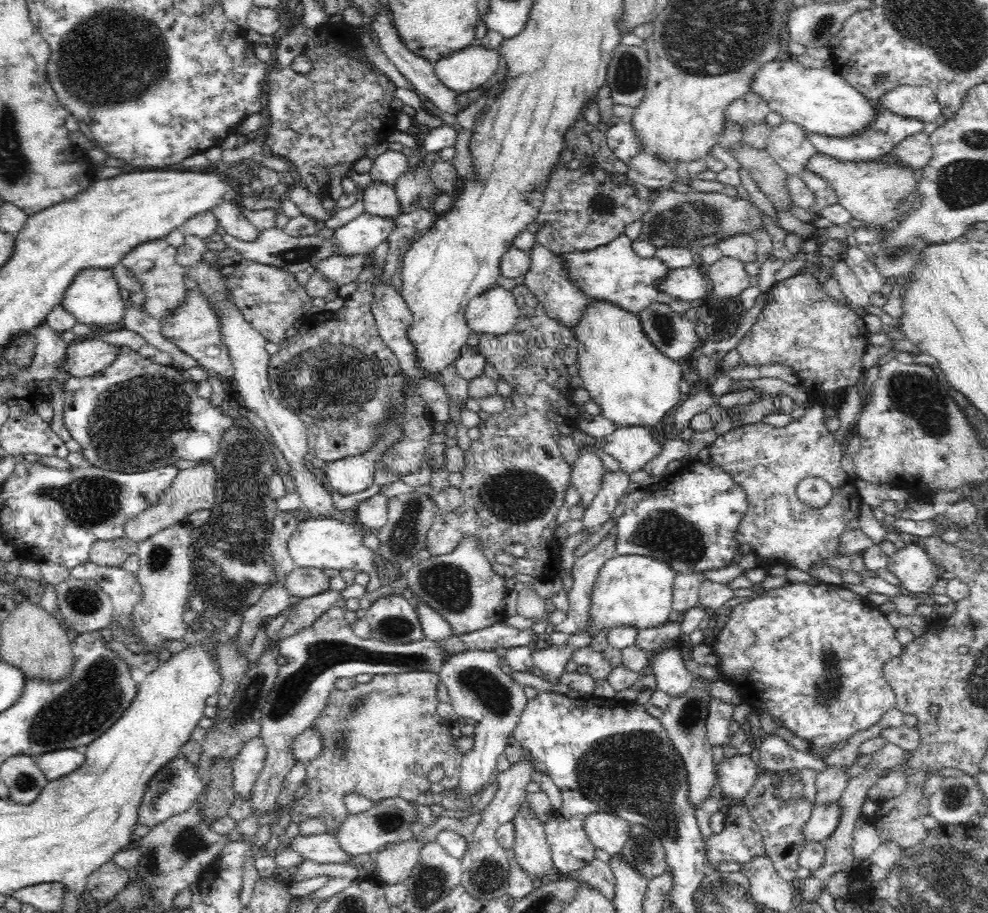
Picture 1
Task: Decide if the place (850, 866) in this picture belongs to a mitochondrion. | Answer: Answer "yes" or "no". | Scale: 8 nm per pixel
no

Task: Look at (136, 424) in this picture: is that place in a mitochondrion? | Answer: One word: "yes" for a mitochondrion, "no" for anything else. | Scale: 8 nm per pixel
yes

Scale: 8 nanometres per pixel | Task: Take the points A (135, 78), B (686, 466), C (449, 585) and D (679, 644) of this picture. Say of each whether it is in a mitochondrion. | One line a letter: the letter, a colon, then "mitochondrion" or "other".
A: mitochondrion
B: other
C: mitochondrion
D: other

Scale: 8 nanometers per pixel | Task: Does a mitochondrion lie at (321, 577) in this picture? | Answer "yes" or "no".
no

